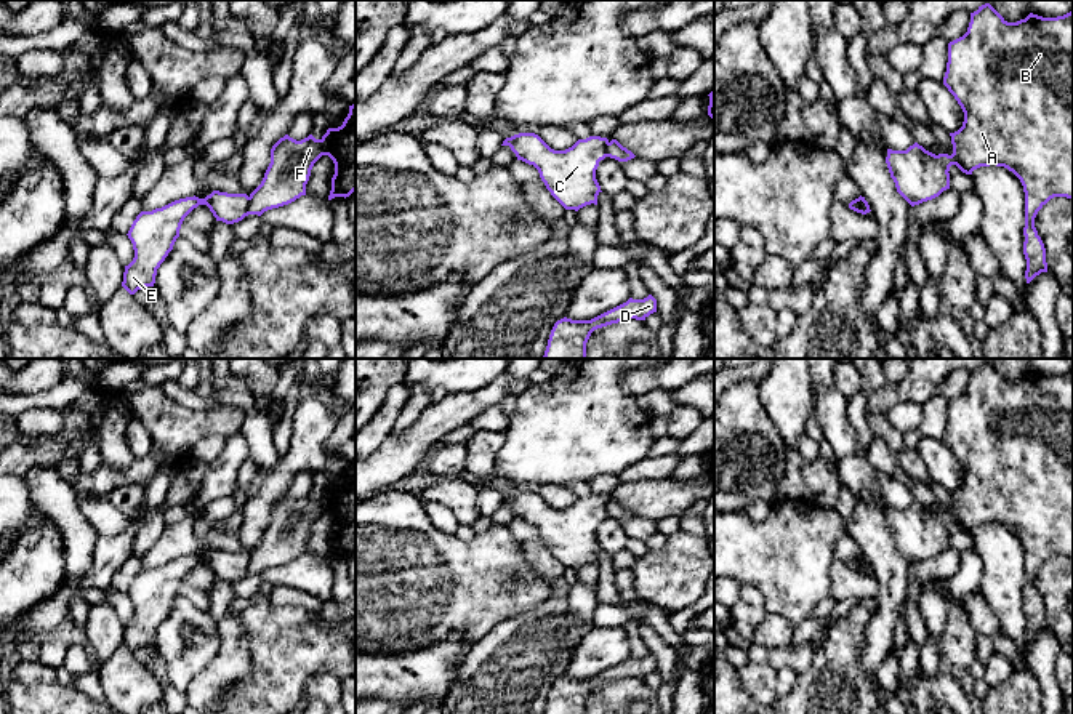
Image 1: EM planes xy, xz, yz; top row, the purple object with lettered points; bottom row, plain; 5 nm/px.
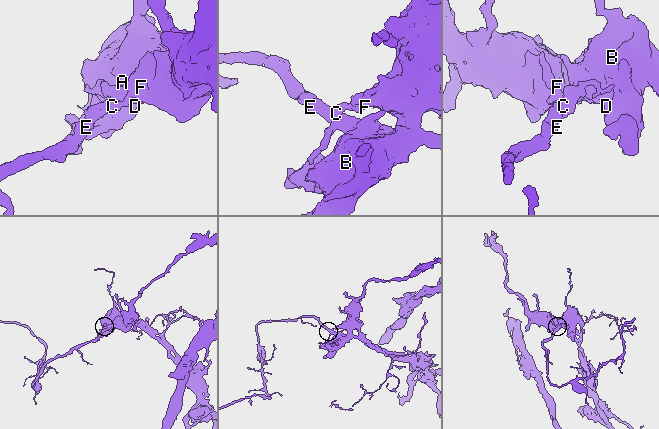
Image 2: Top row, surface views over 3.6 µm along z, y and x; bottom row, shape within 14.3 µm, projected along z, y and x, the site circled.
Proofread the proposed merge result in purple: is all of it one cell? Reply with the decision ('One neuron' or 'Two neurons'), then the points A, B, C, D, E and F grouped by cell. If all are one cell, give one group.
Two neurons. Groups: A B C D E / F

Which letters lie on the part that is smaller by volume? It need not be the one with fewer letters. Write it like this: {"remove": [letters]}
{"remove": ["A", "B", "C", "D", "E"]}

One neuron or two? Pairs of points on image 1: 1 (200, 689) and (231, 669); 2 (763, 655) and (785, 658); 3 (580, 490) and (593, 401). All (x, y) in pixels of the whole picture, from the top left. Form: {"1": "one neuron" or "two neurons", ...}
{"1": "one neuron", "2": "one neuron", "3": "two neurons"}

